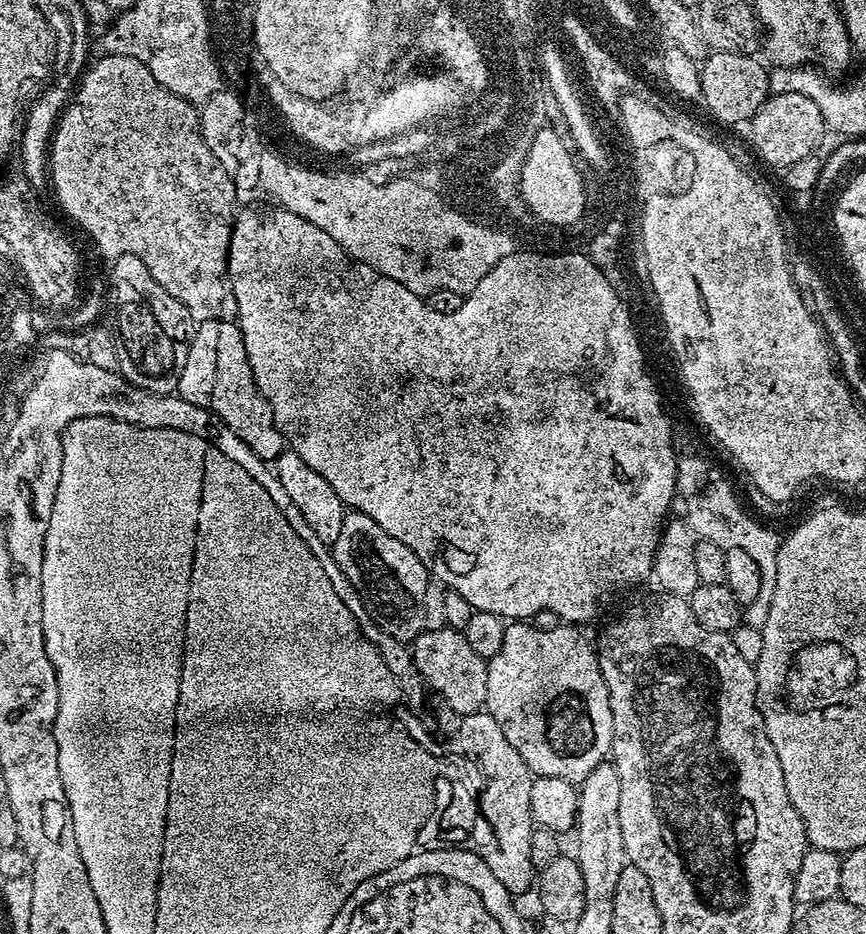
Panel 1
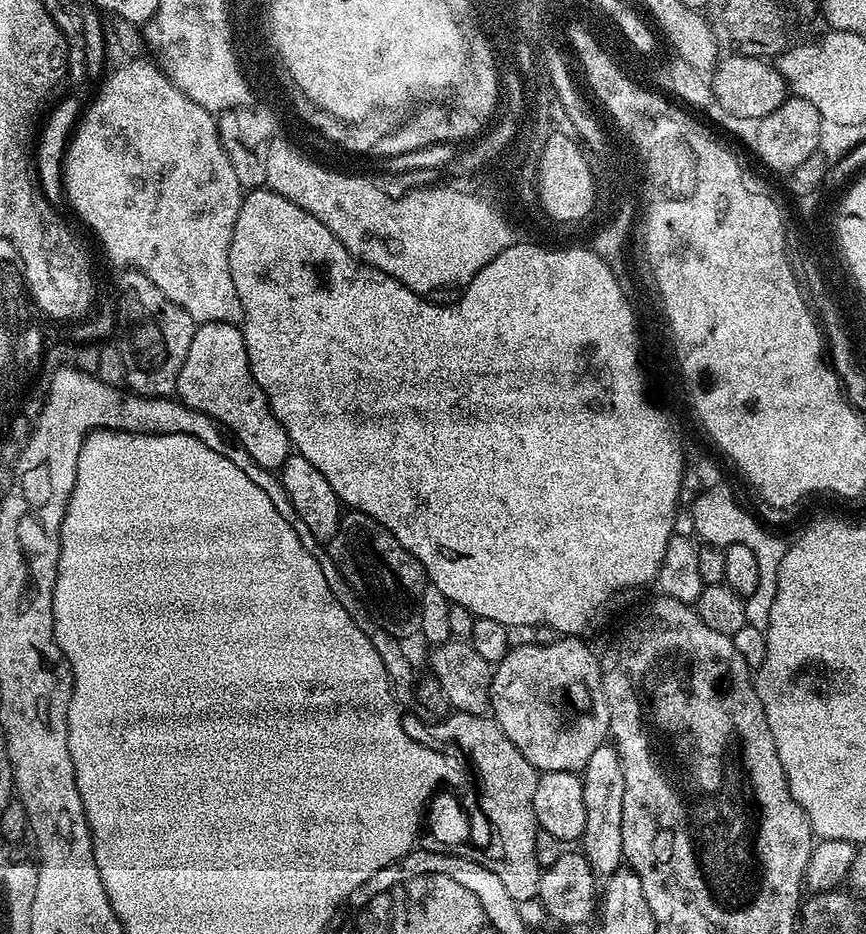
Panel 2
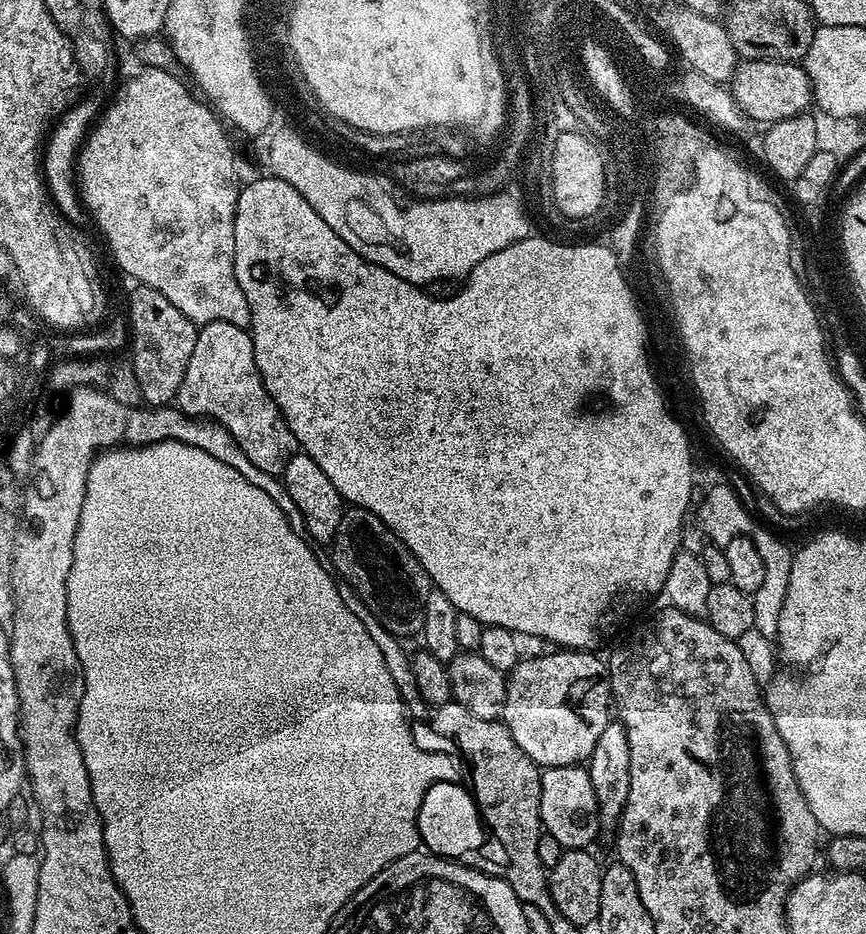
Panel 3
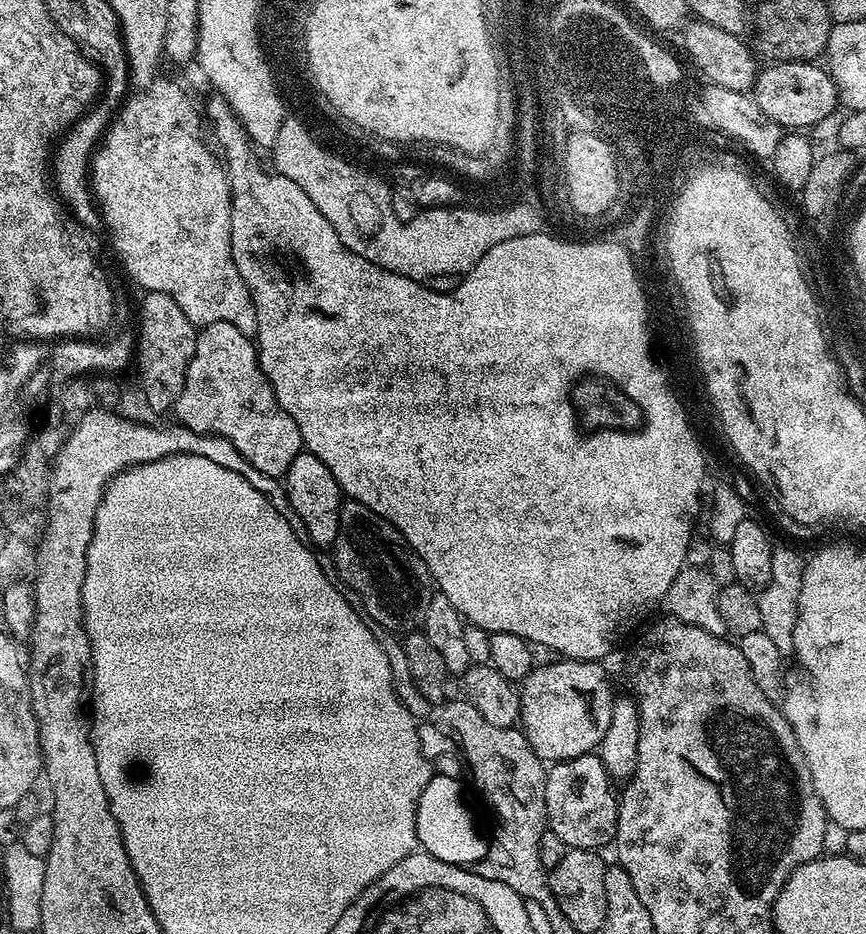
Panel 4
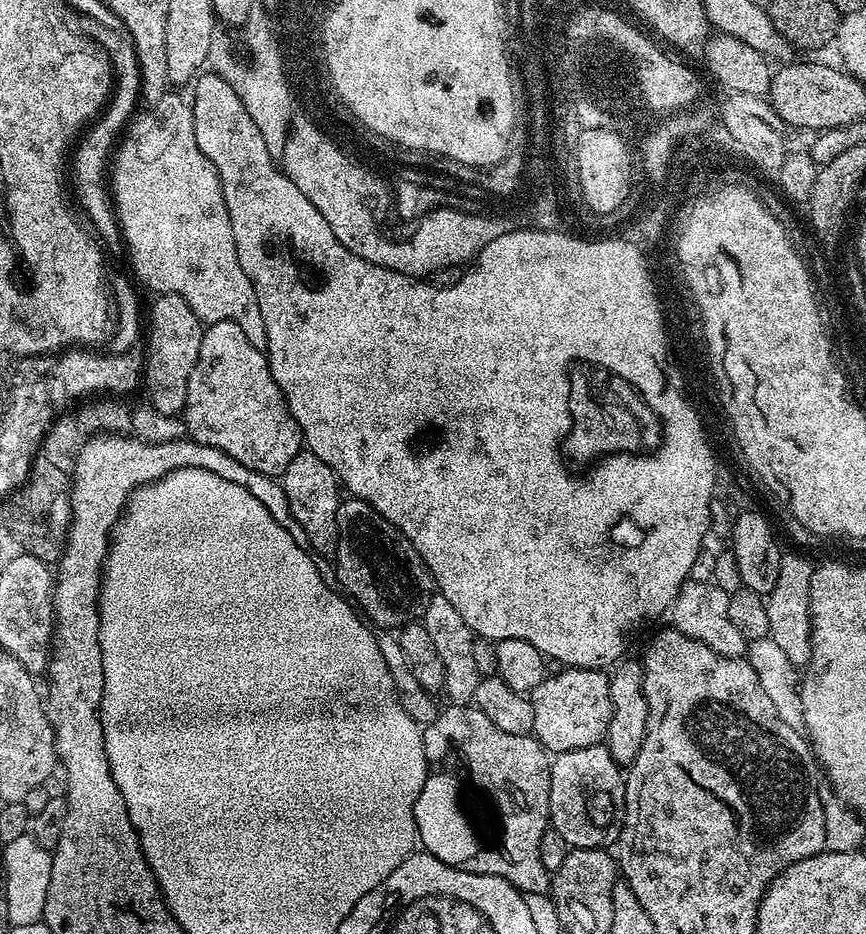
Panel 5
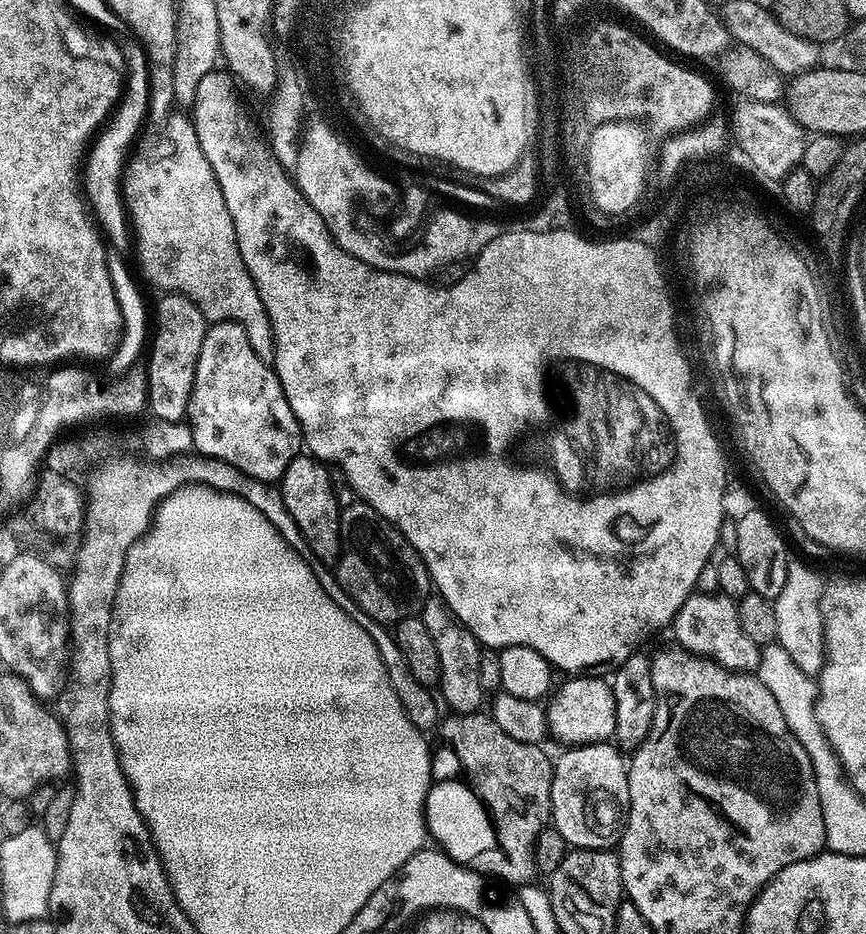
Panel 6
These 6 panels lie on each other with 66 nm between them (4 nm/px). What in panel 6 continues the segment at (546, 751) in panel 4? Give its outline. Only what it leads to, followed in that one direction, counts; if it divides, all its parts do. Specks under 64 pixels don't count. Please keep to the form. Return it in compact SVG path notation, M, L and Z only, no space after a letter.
M576 674L565 679L568 681L561 688L559 685L554 695L547 701L549 731L553 737L557 736L564 746L603 744L615 737L612 686L607 679L599 680L596 676L599 675Z

